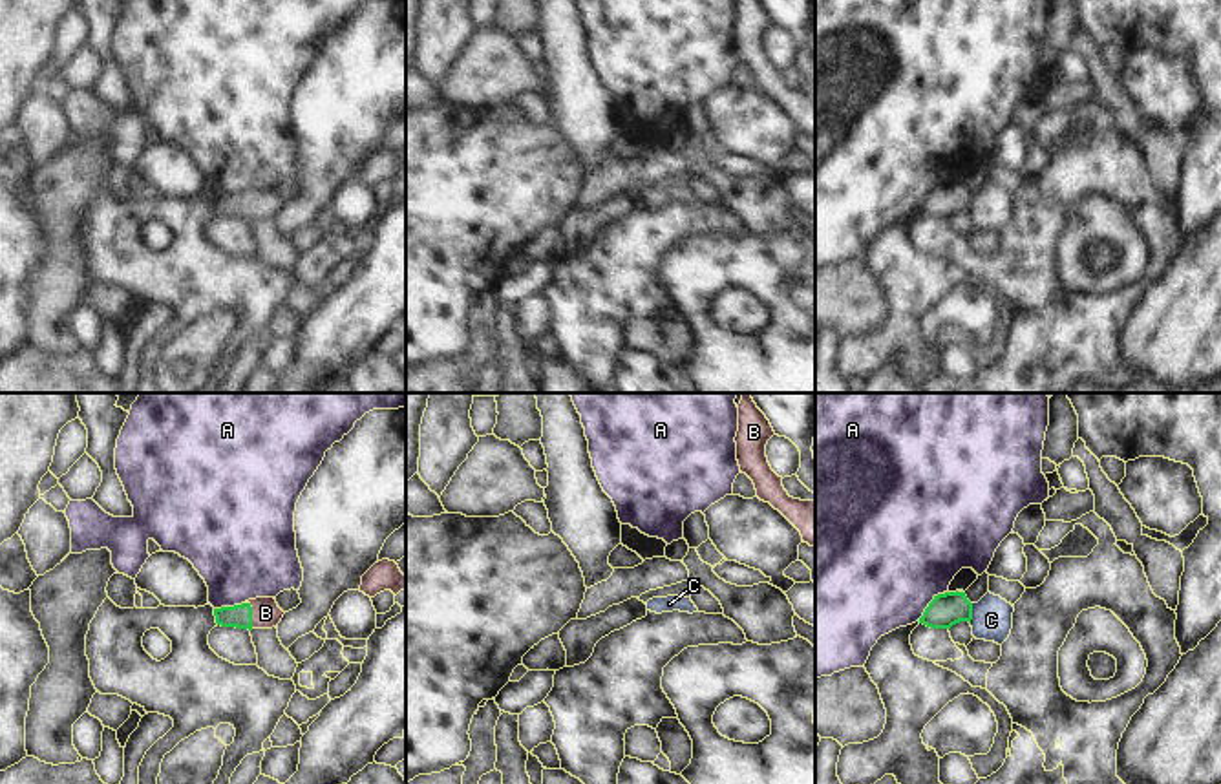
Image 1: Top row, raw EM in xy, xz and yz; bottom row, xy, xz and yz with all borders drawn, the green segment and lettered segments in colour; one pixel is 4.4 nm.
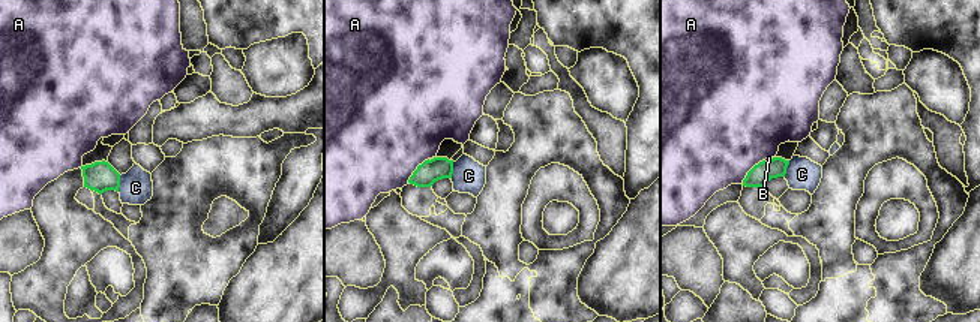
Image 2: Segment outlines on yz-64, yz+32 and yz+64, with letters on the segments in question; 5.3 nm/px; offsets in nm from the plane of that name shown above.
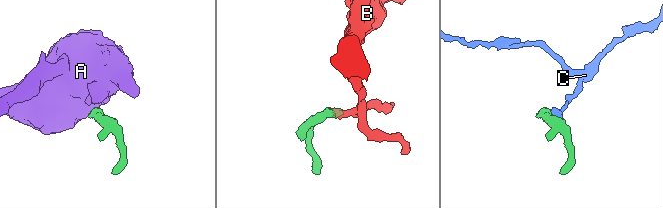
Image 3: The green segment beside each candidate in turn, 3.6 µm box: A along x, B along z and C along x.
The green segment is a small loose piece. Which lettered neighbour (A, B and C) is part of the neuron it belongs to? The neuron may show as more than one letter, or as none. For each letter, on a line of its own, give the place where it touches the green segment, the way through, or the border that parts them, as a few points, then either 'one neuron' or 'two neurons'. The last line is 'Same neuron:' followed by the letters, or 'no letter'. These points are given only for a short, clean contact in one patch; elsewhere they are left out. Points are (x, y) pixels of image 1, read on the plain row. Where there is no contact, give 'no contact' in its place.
A: contact yz (929, 196); border yz (942, 183), (918, 211); two neurons
B: contact xy (251, 205); way xy (240, 207), (251, 205), (265, 203); one neuron
C: contact yz (971, 203); border yz (973, 194), (973, 209), (969, 212); two neurons
Same neuron: B

